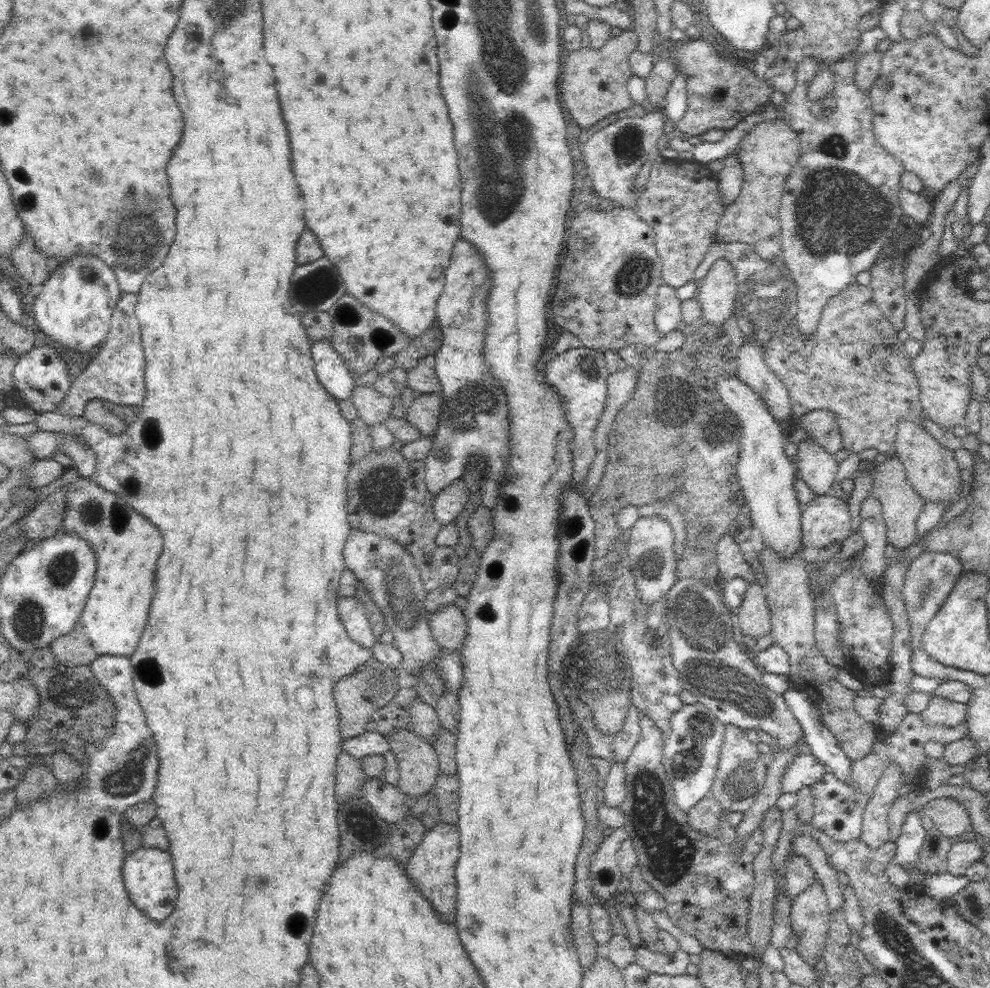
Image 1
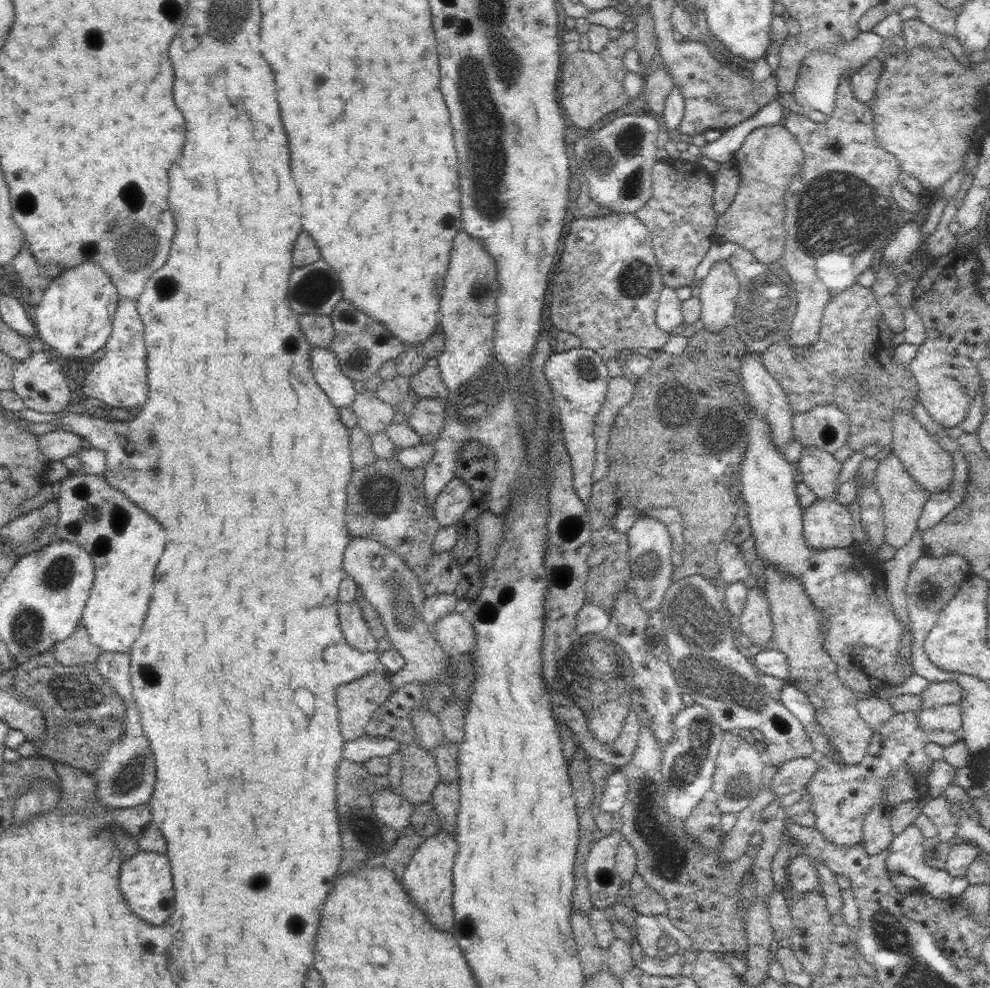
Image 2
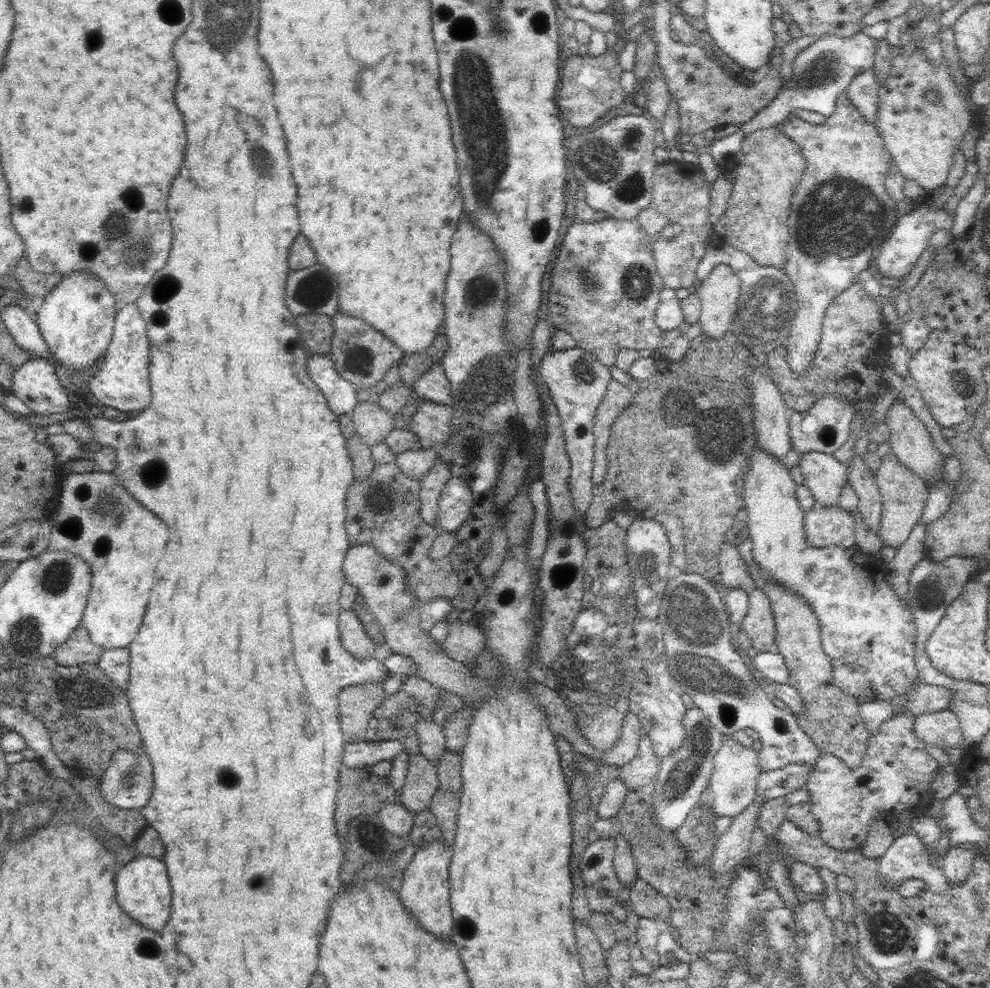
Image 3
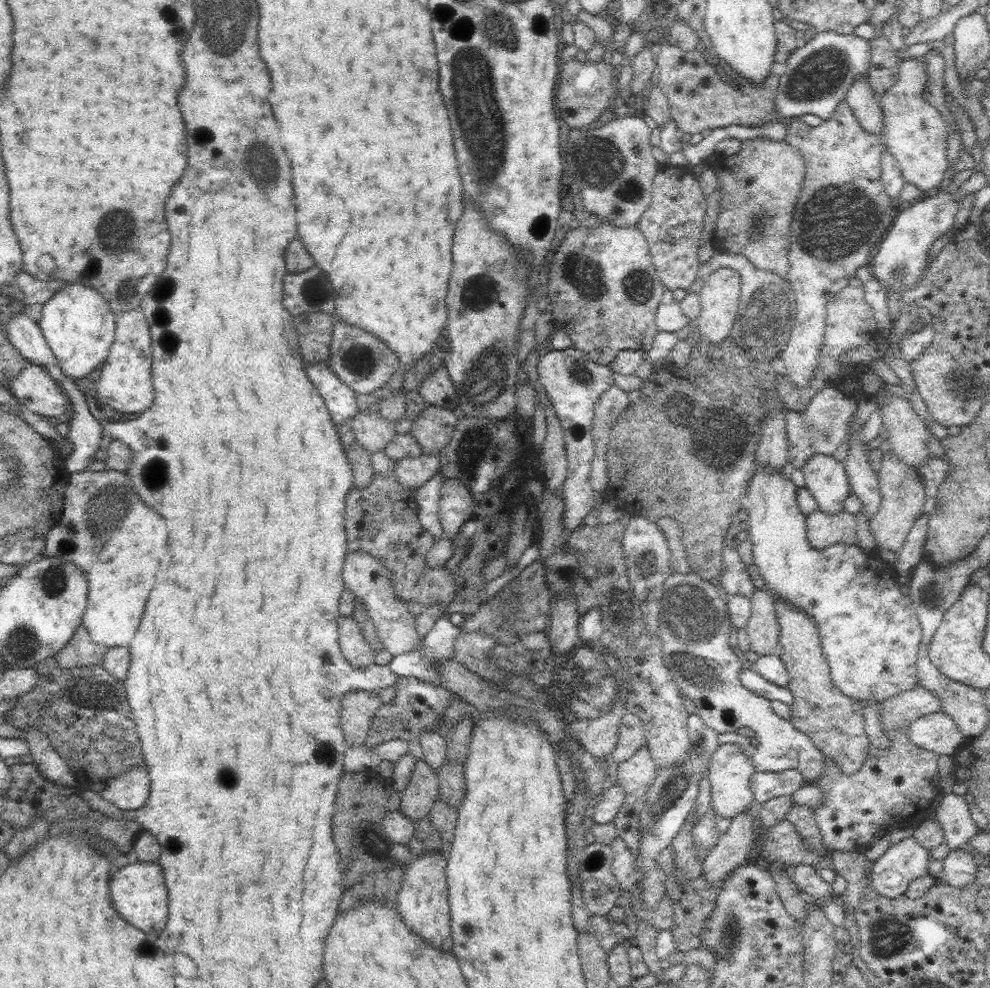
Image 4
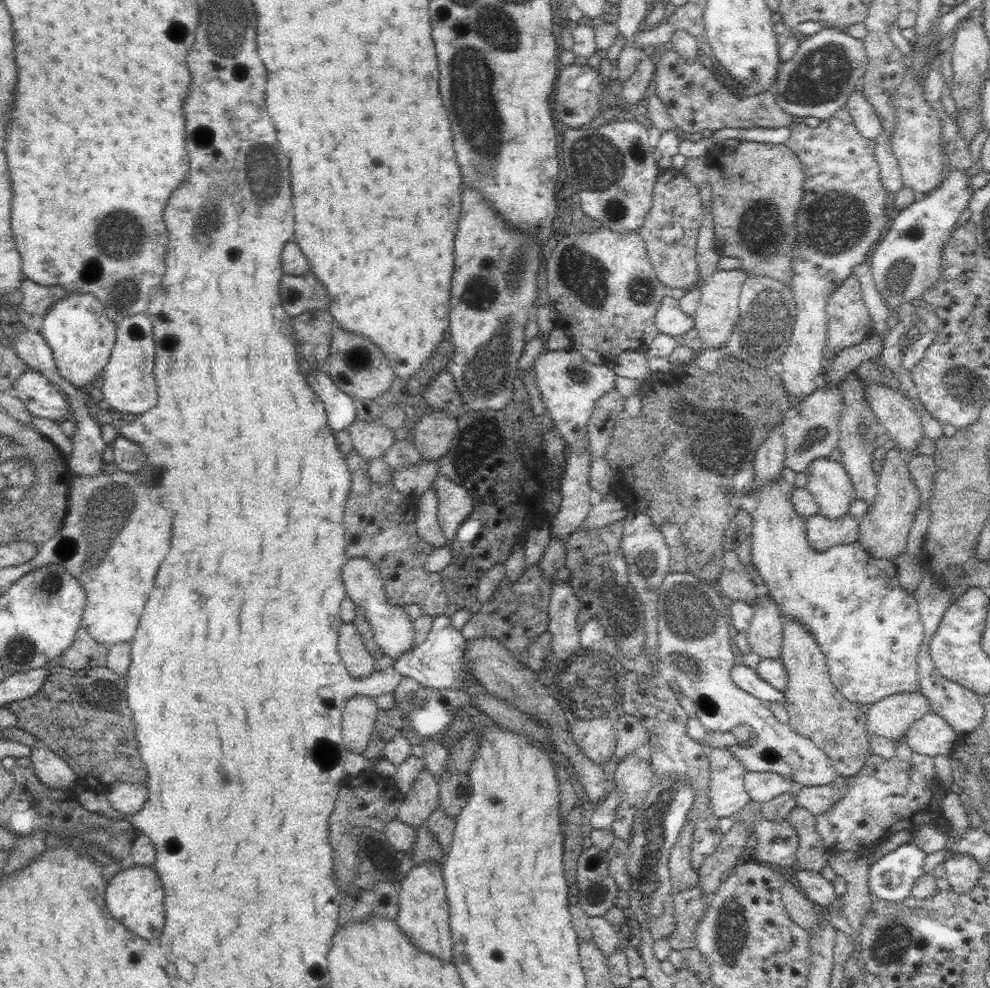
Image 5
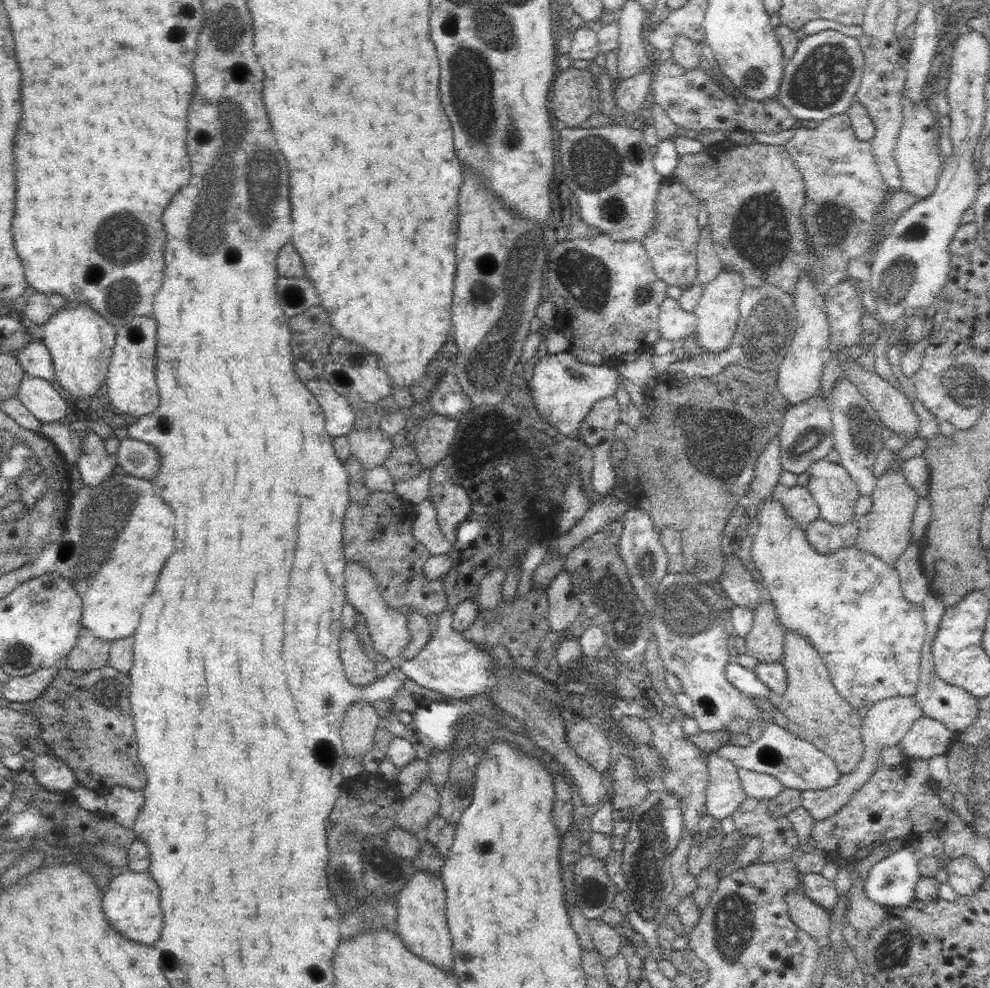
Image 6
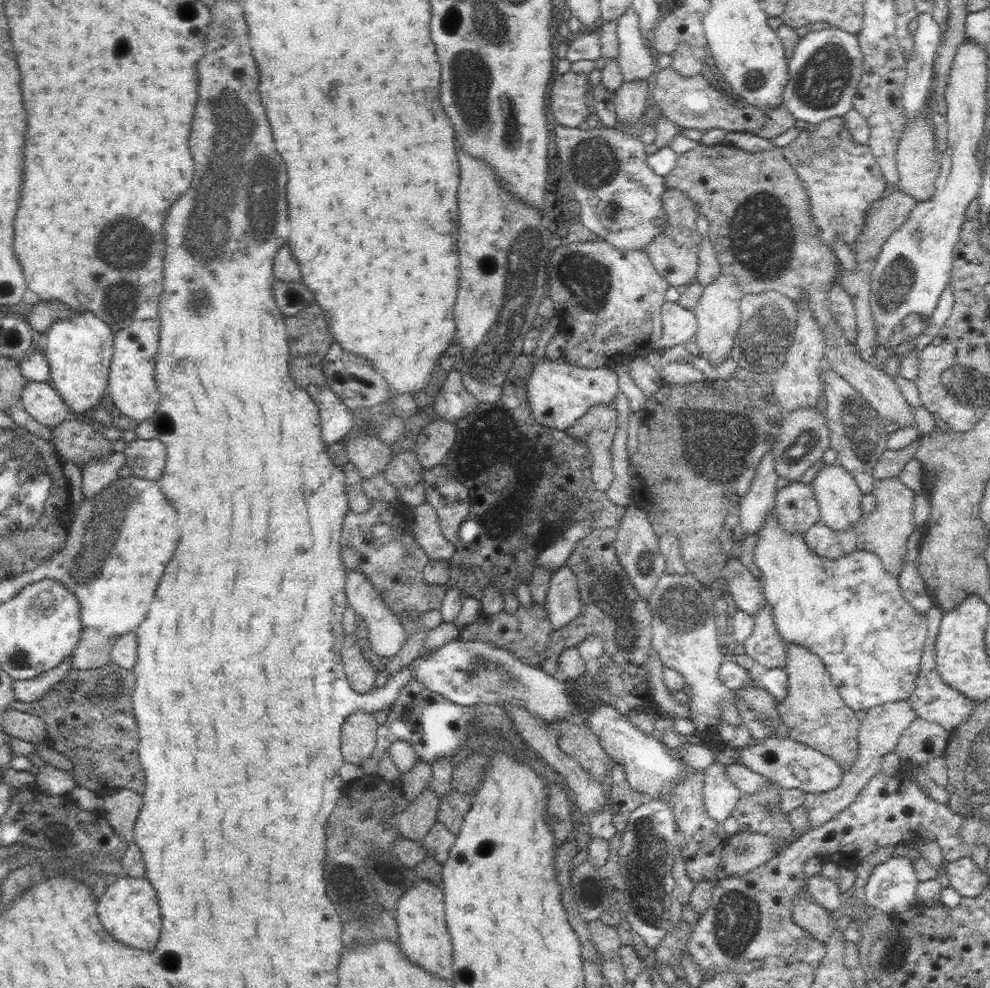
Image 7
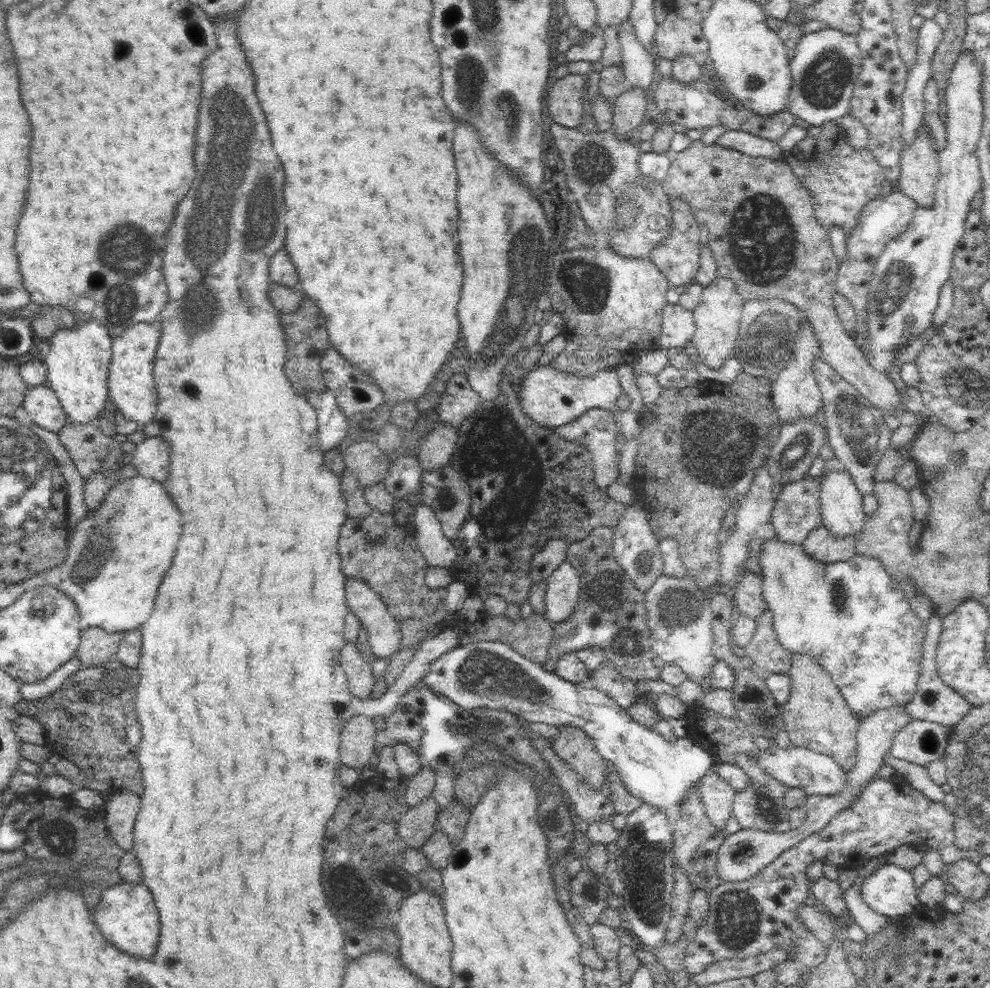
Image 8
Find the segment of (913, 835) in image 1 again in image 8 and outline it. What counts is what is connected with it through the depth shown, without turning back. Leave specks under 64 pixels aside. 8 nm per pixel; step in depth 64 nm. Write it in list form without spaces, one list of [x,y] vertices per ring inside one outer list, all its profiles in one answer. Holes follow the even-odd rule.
[[[887,862],[863,880],[861,900],[869,910],[889,920],[913,918],[919,904],[911,872]]]

